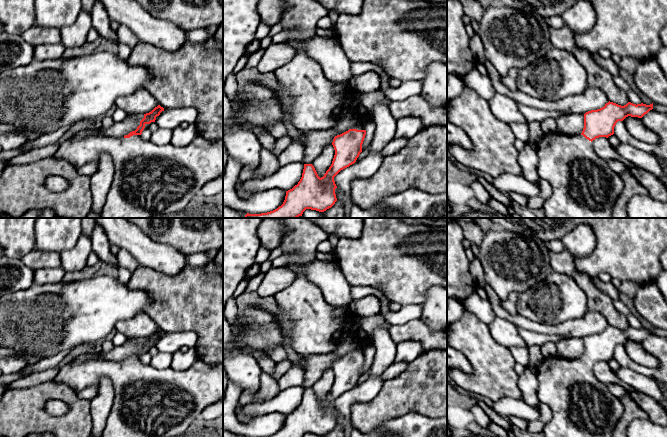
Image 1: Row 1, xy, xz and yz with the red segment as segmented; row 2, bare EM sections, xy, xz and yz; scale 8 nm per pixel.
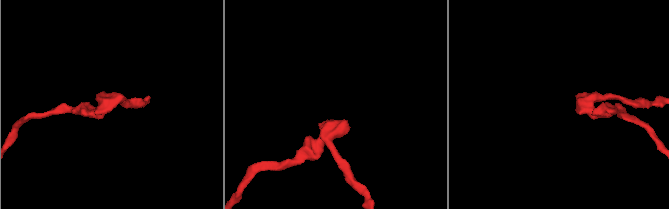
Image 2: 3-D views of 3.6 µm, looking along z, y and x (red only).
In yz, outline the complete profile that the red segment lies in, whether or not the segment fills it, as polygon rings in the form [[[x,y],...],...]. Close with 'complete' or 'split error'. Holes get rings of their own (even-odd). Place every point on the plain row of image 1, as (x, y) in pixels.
[[[609,325],[604,331],[584,338],[584,352],[581,358],[546,358],[536,371],[539,383],[537,395],[540,402],[552,413],[551,419],[543,428],[544,437],[612,437],[624,411],[623,402],[595,376],[592,365],[613,359],[618,345],[623,345],[628,340],[642,342],[652,333],[653,327],[636,329],[628,326],[621,330]]]; split error

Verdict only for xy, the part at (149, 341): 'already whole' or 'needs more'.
needs more

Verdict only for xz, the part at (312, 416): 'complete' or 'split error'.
split error

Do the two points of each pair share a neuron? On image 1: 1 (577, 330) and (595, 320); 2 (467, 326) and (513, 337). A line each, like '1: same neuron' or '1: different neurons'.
1: same neuron
2: different neurons

